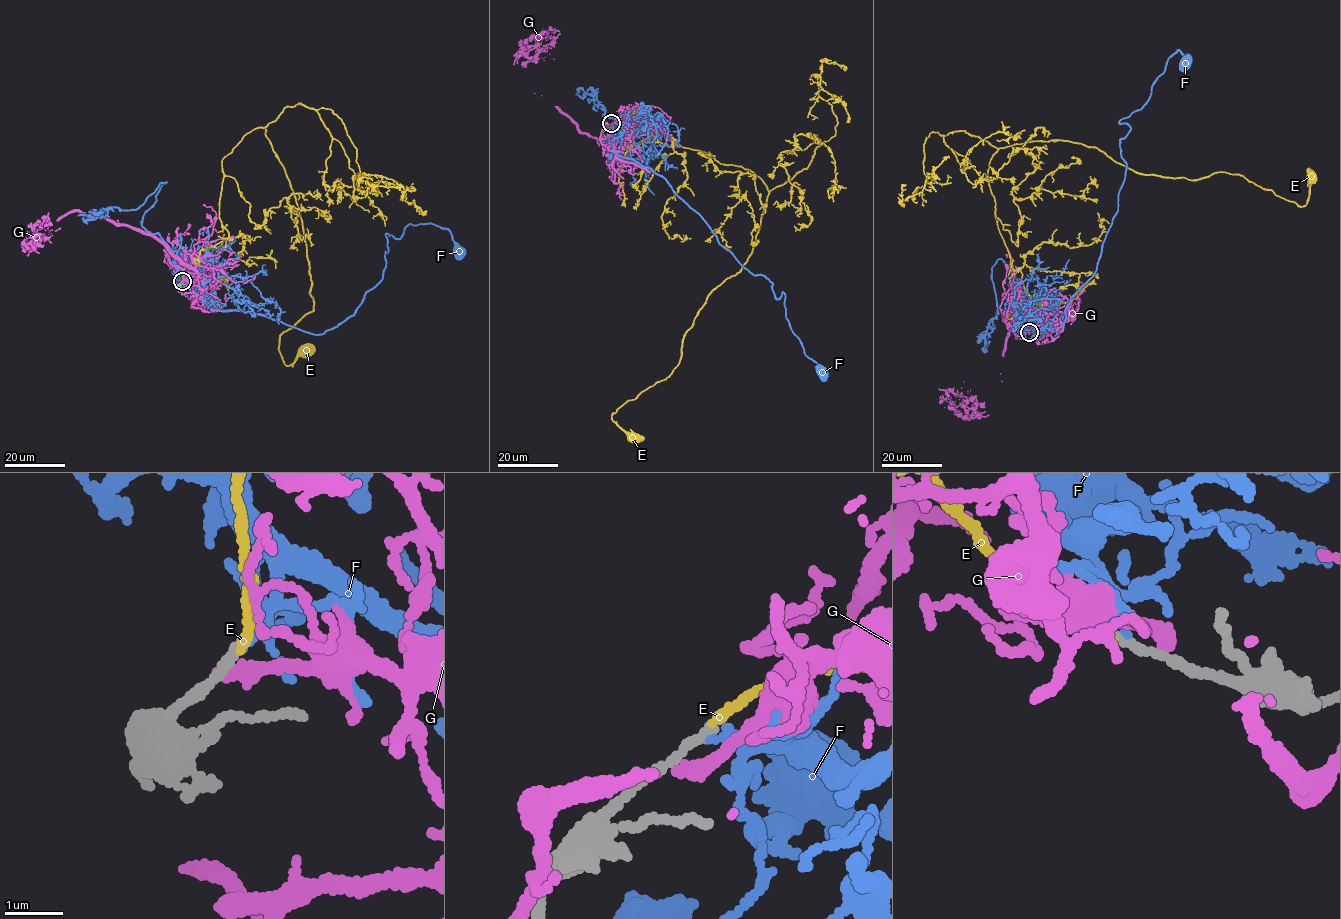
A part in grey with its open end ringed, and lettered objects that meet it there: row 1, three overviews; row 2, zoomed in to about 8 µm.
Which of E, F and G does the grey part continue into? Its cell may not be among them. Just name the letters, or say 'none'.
E

